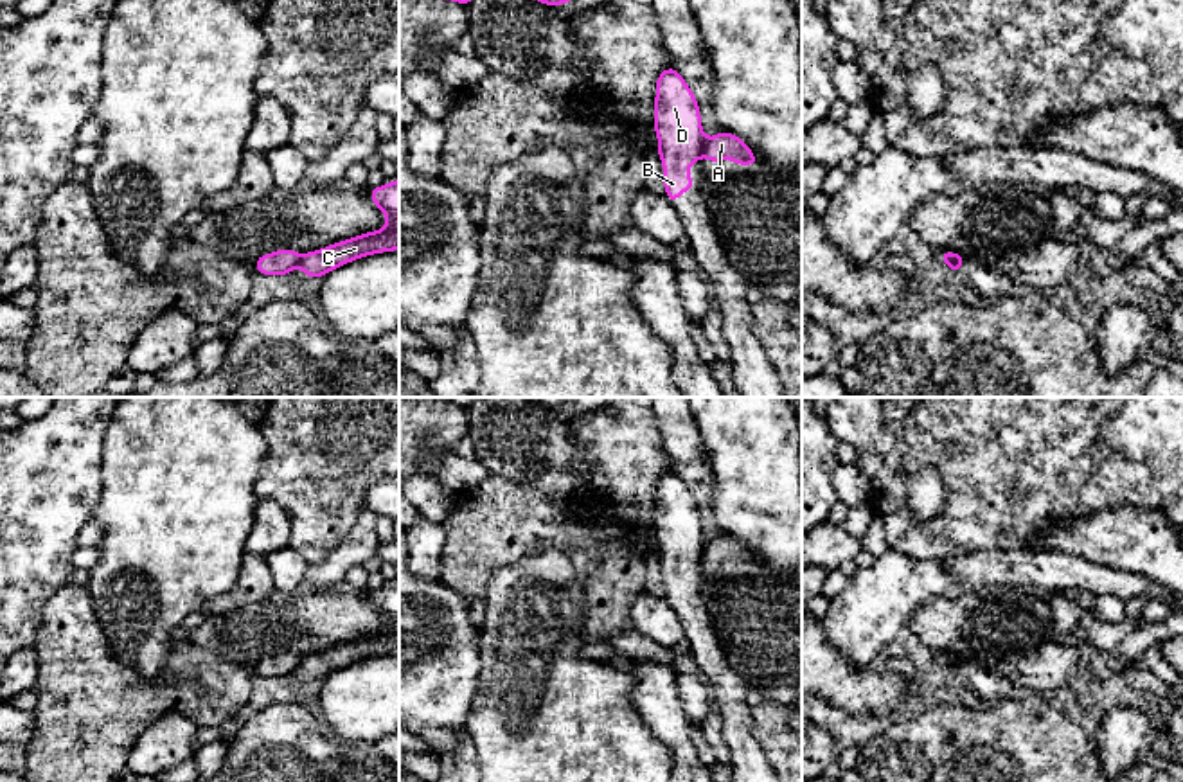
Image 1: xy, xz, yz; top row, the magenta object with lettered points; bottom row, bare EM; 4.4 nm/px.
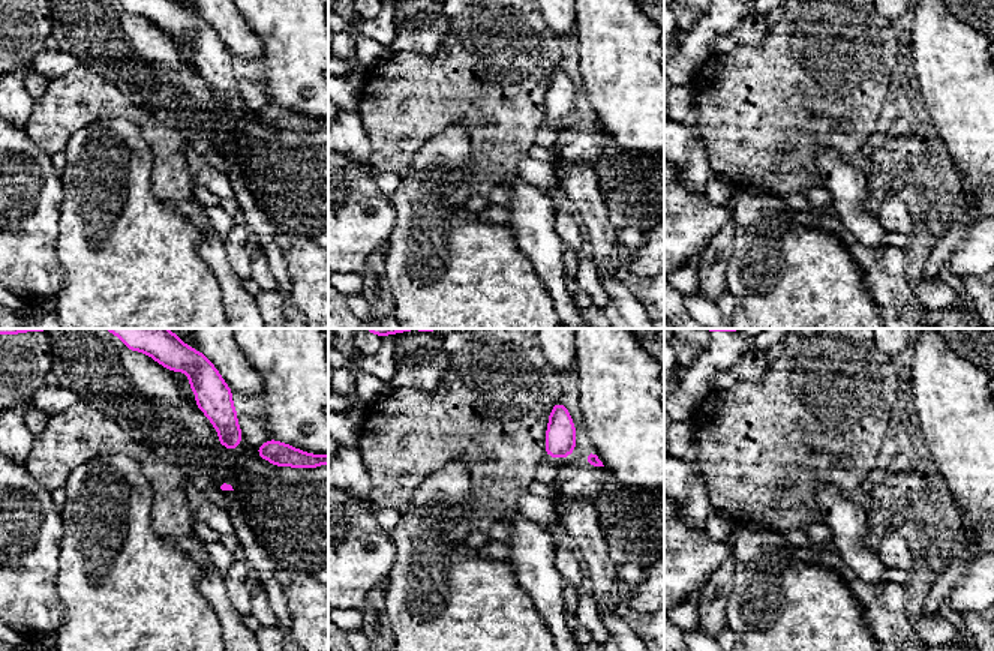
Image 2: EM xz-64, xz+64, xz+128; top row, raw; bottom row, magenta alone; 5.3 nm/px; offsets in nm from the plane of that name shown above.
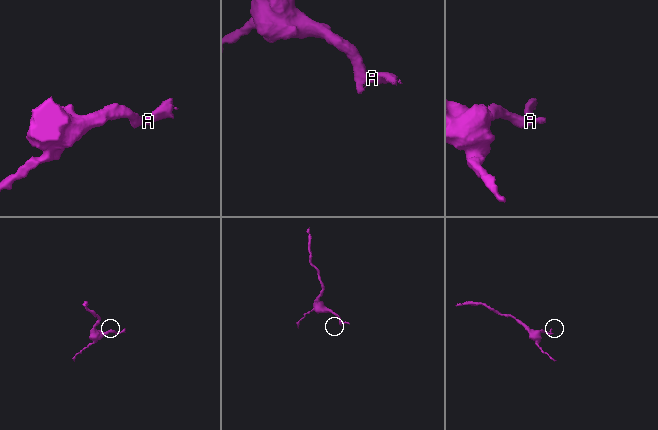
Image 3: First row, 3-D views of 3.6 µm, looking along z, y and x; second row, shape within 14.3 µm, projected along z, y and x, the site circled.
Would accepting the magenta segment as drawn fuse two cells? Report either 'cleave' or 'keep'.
cleave

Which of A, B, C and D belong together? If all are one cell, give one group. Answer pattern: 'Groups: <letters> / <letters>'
Groups: A C / B D

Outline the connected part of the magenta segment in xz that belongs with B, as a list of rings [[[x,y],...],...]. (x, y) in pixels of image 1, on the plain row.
[[[674,469],[663,473],[656,484],[654,534],[665,599],[676,604],[683,593],[696,588],[685,575],[703,557],[707,541],[701,534],[698,503]]]

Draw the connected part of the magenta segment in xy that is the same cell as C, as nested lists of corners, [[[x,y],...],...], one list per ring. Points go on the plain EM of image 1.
[[[399,582],[369,593],[372,604],[387,618],[387,629],[369,635],[327,651],[304,656],[300,671],[306,680],[324,680],[327,674],[351,665],[354,662],[399,653]]]

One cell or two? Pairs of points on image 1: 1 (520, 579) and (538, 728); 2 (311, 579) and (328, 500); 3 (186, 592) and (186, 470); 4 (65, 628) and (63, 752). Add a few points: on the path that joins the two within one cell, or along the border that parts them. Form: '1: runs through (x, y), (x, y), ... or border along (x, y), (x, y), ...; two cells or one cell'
1: runs through (529, 617), (533, 691); one cell
2: border along (346, 536), (326, 558), (310, 567); two cells
3: runs through (186, 561), (186, 500); one cell
4: runs through (69, 658), (69, 721); one cell

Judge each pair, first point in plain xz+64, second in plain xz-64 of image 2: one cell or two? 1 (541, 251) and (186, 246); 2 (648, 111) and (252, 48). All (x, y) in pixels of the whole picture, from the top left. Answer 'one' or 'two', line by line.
1: two
2: two

